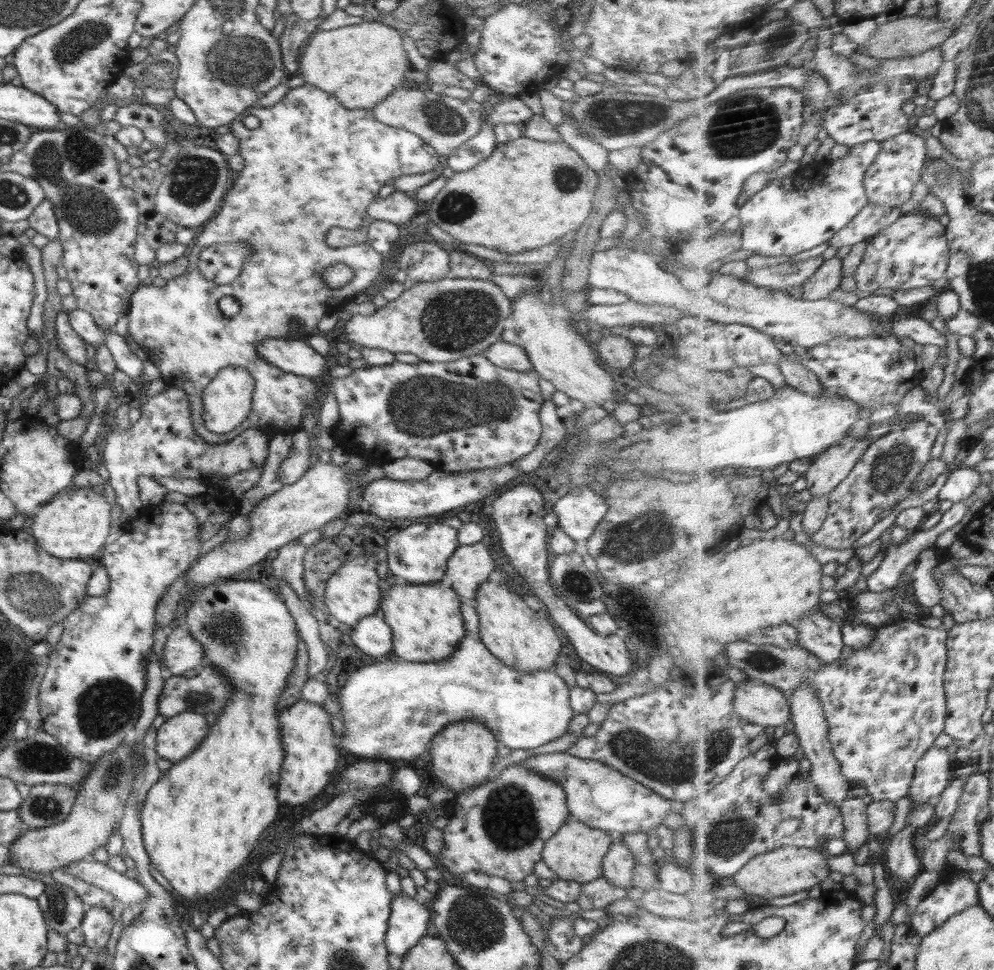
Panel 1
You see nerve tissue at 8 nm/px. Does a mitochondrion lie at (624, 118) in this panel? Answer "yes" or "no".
yes

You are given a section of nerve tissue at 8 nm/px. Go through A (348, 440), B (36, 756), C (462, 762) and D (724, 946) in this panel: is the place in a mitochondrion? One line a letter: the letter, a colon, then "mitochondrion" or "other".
A: other
B: mitochondrion
C: other
D: other

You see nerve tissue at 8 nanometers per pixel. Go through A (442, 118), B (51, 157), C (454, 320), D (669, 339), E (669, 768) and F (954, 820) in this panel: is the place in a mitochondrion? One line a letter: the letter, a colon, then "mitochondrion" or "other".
A: mitochondrion
B: mitochondrion
C: mitochondrion
D: other
E: mitochondrion
F: other

